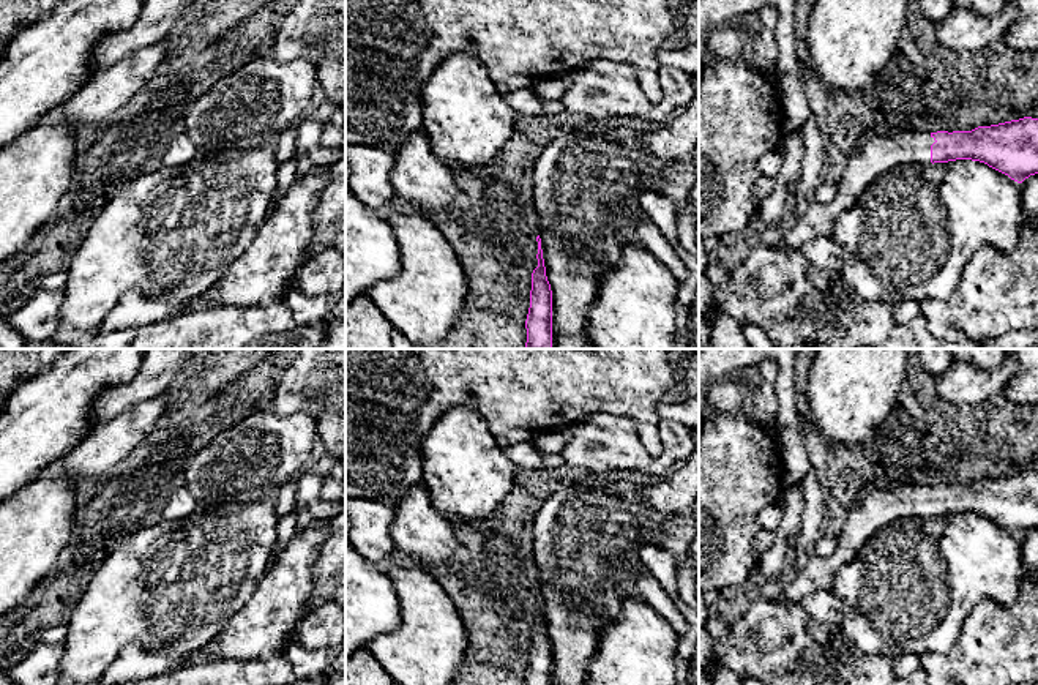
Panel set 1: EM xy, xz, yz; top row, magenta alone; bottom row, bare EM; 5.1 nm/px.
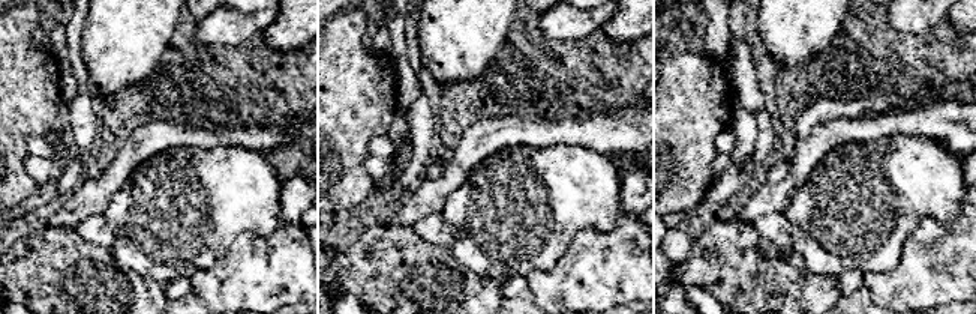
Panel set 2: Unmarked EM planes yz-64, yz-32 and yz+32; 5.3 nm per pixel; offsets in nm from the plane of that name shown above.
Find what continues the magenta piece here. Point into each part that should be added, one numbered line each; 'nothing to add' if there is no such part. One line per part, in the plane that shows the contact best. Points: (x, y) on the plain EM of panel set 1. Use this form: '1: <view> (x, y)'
1: yz (877, 509)

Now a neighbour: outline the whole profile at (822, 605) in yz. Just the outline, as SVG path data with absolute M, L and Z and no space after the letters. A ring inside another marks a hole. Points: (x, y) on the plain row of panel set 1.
M817 590L808 595L801 606L816 619L841 625L844 619L844 605L831 590Z

